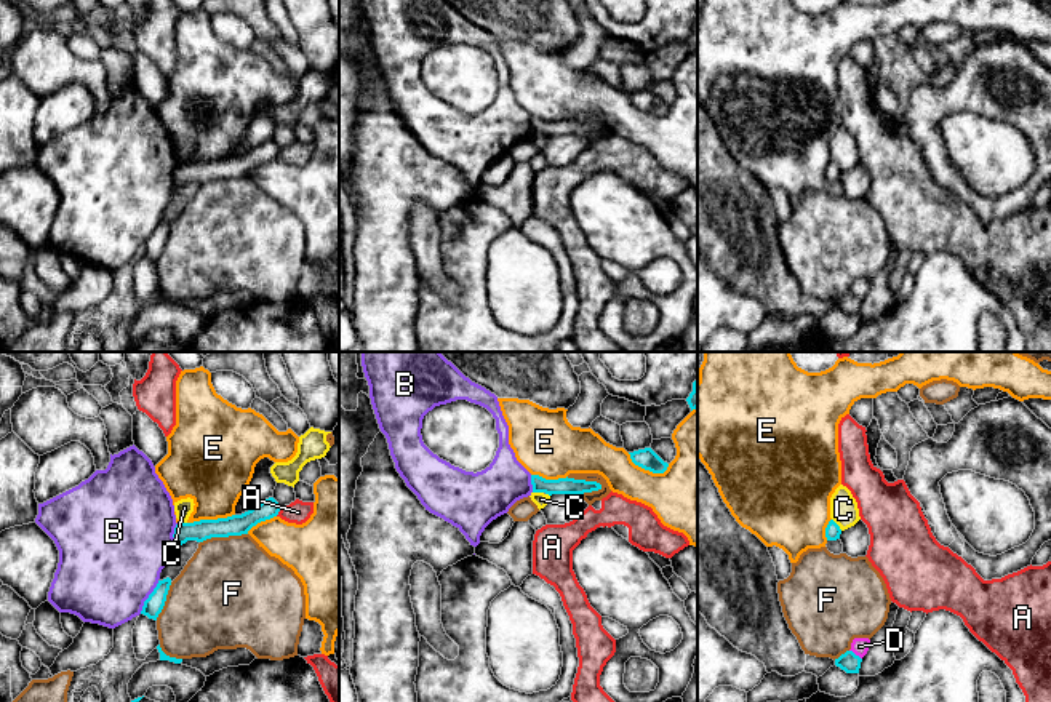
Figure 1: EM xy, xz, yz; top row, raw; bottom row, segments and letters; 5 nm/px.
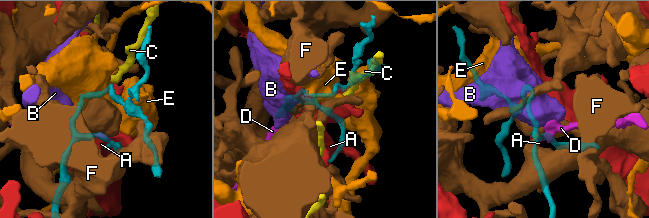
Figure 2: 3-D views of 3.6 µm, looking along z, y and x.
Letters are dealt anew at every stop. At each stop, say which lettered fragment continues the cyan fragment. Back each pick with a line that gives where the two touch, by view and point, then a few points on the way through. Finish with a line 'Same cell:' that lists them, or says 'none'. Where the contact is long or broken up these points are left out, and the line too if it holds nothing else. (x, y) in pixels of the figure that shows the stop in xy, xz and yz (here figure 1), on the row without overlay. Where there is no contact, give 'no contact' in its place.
Same cell: none

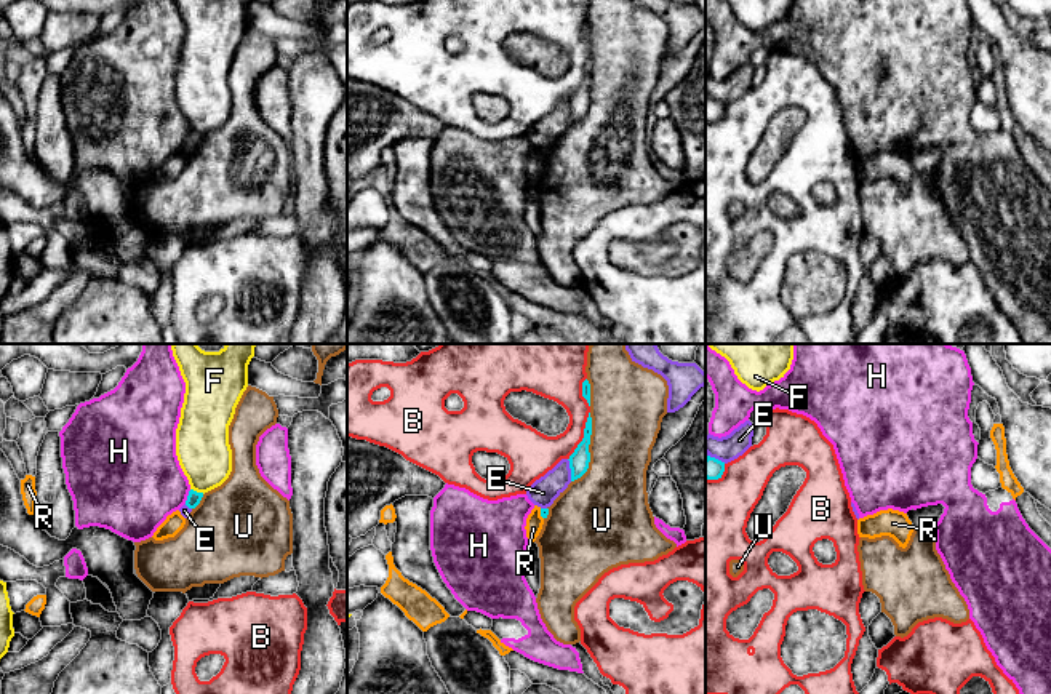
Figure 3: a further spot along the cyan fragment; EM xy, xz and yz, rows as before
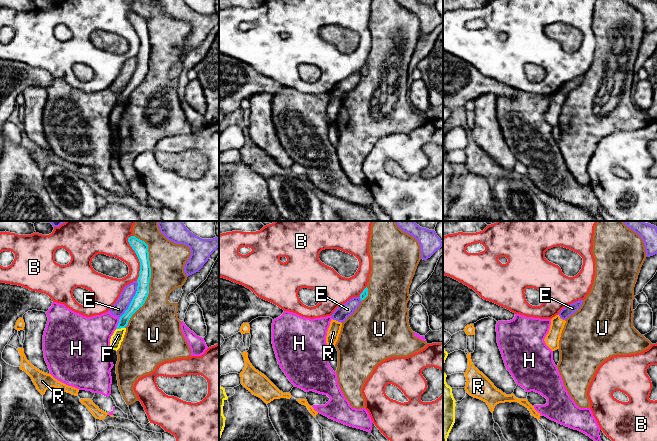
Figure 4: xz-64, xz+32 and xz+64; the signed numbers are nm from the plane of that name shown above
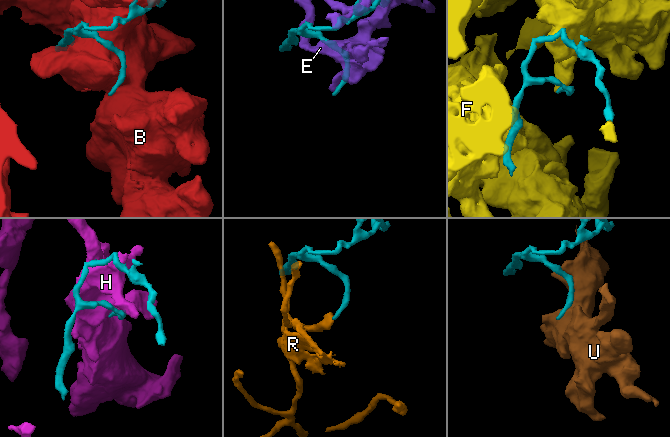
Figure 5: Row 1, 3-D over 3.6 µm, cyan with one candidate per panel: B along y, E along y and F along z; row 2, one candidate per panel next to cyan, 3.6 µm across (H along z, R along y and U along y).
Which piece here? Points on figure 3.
Same cell: none

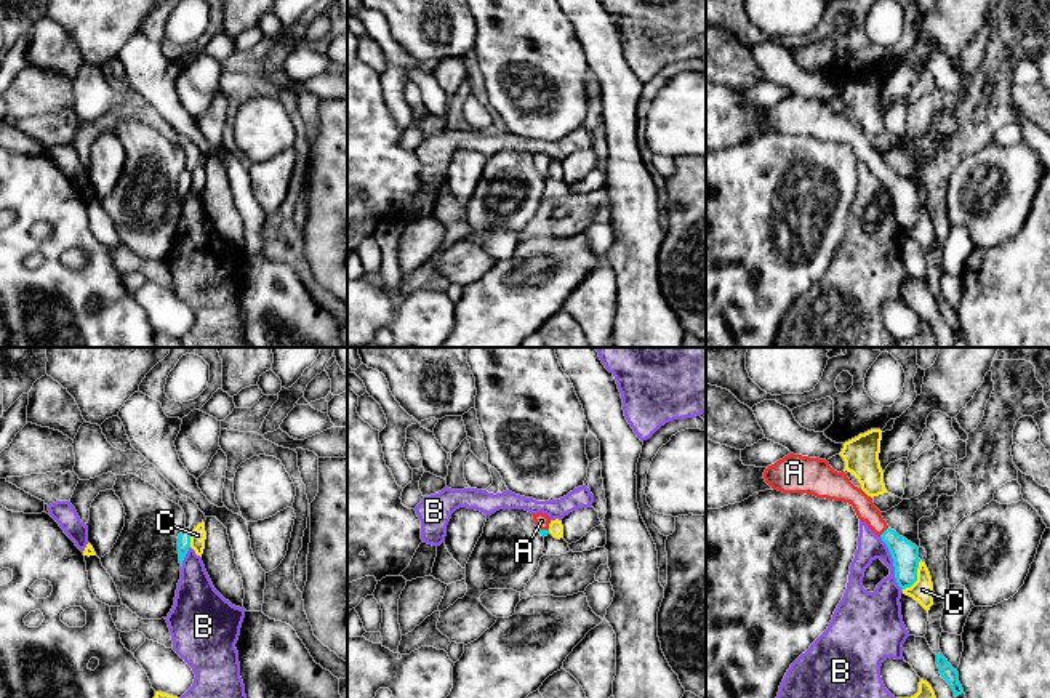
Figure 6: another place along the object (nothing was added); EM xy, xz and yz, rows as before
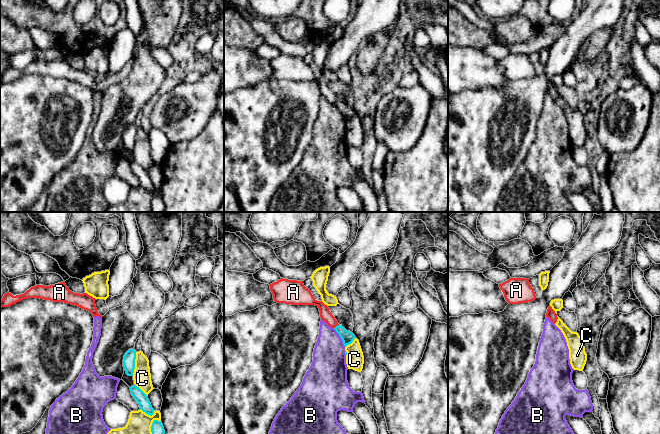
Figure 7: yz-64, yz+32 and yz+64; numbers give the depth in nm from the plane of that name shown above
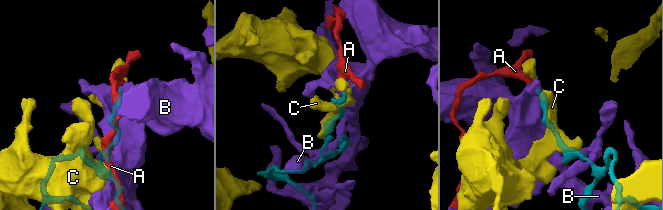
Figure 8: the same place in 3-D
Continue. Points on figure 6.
A: meets cyan in yz at (884, 173); runs through yz (905, 196), (884, 173), (866, 152)
Same cell: A

